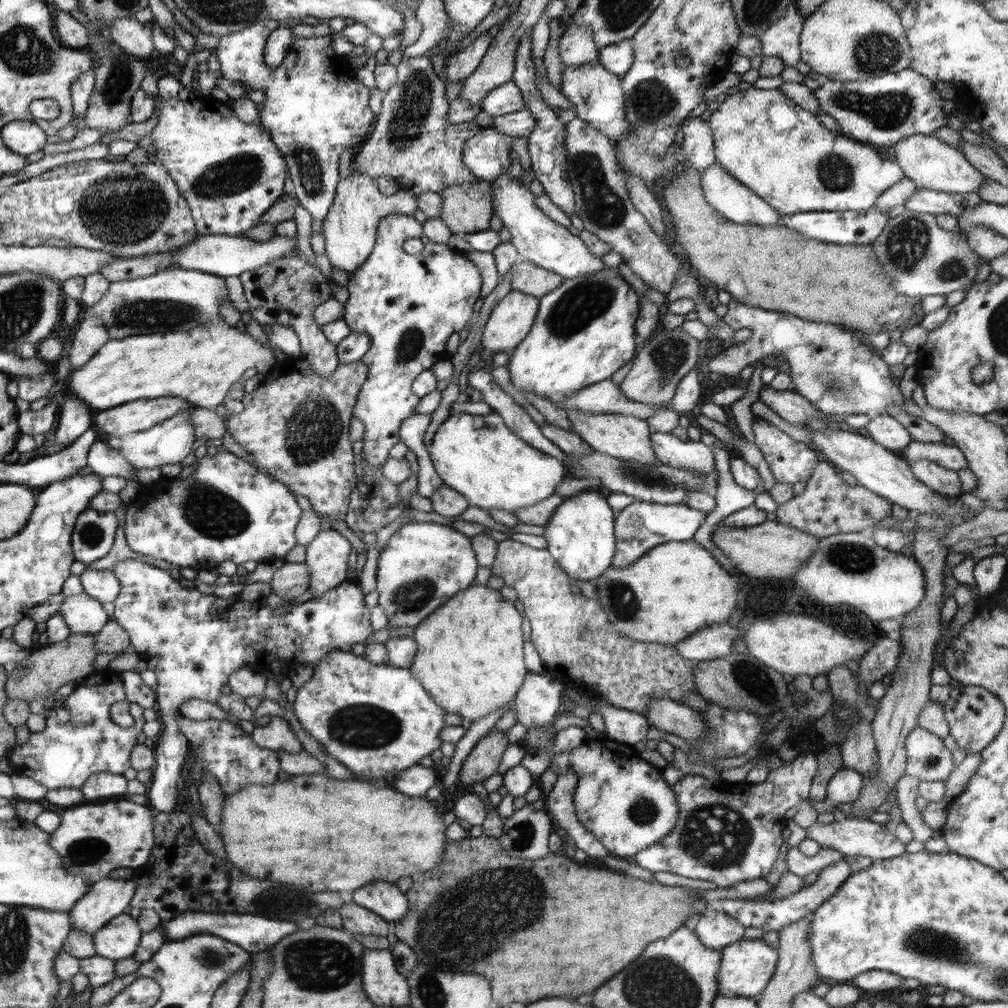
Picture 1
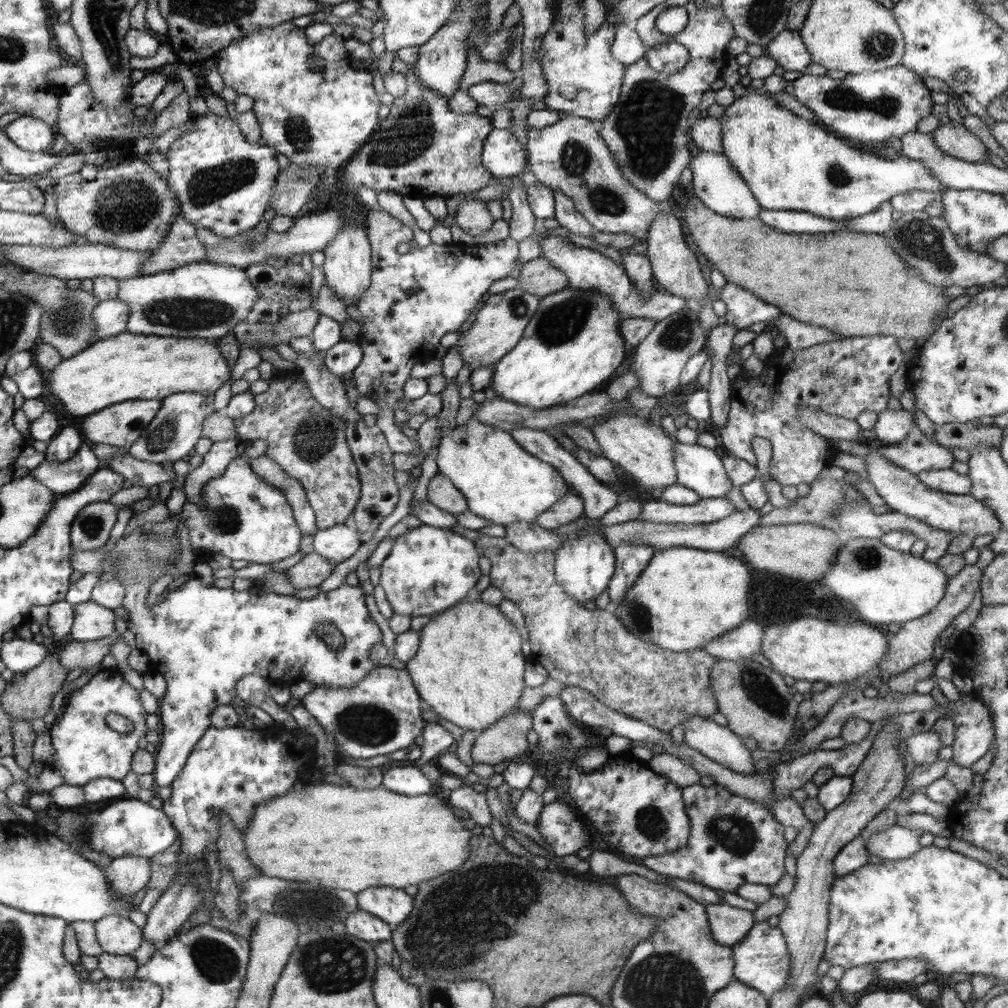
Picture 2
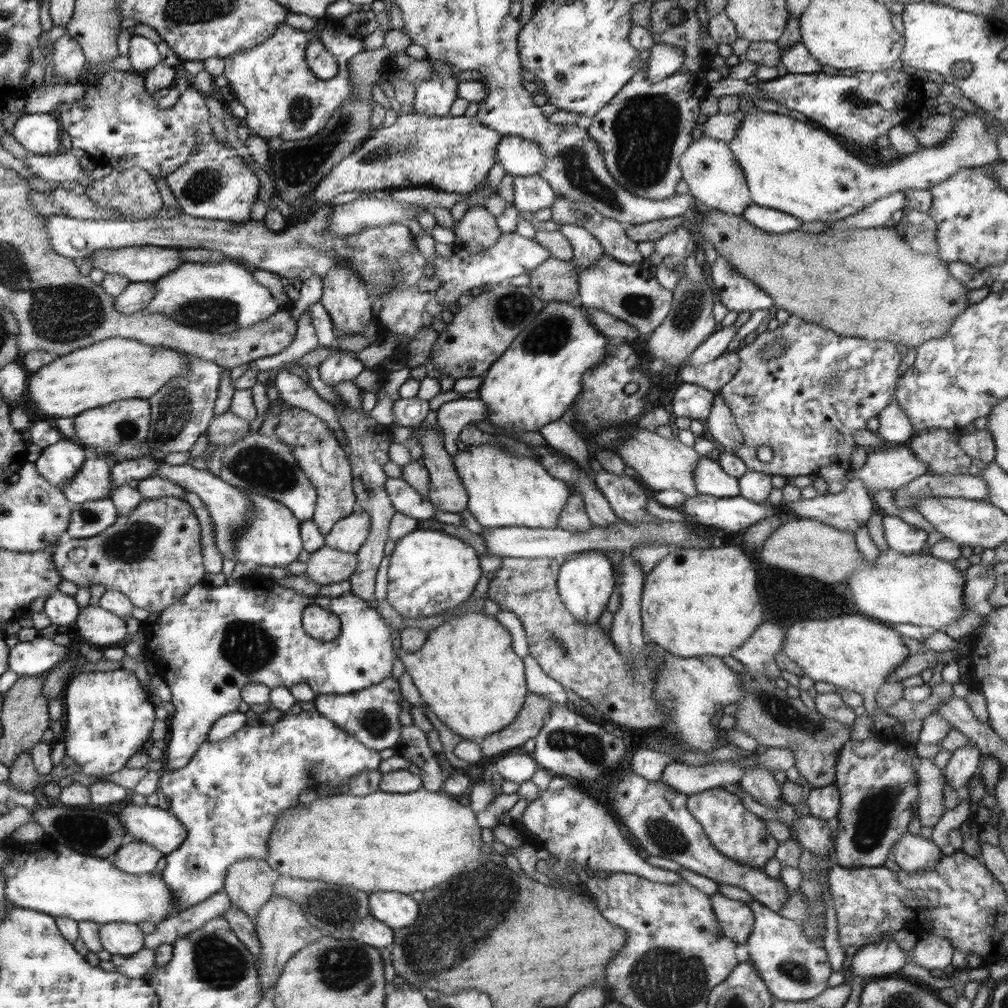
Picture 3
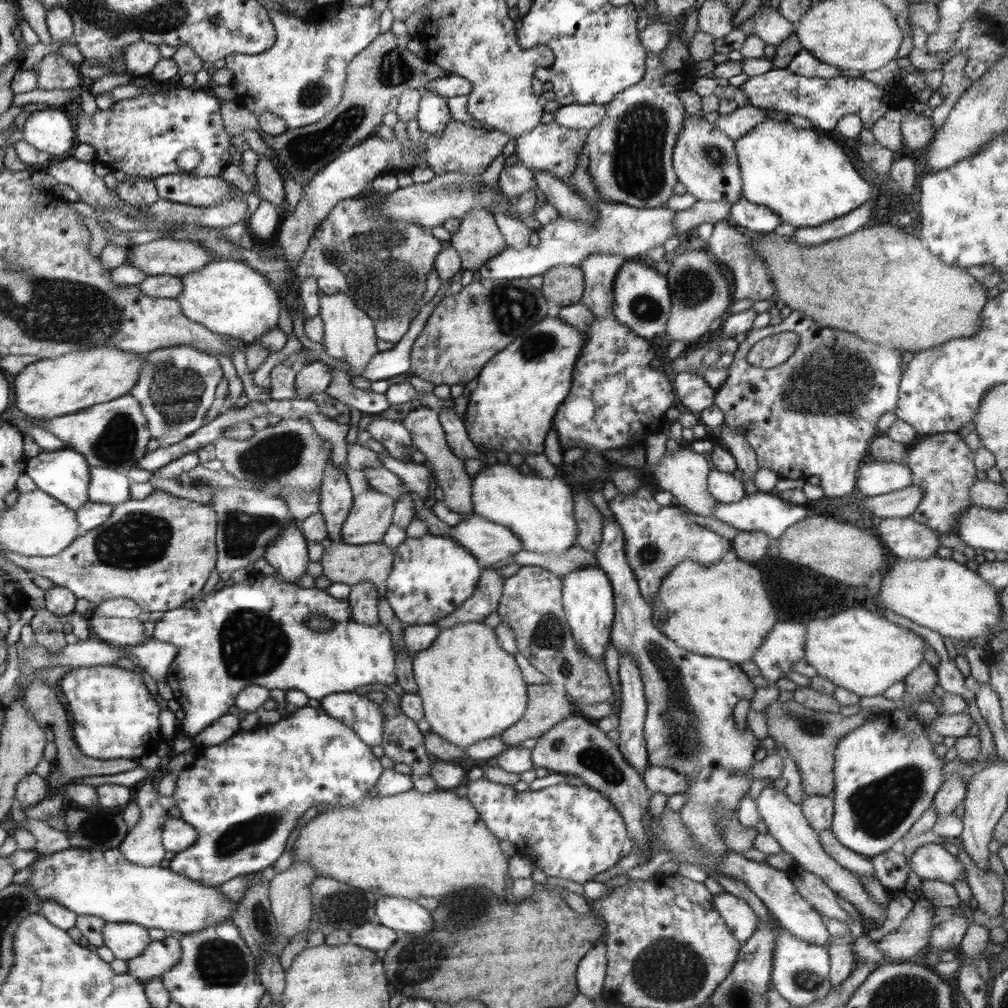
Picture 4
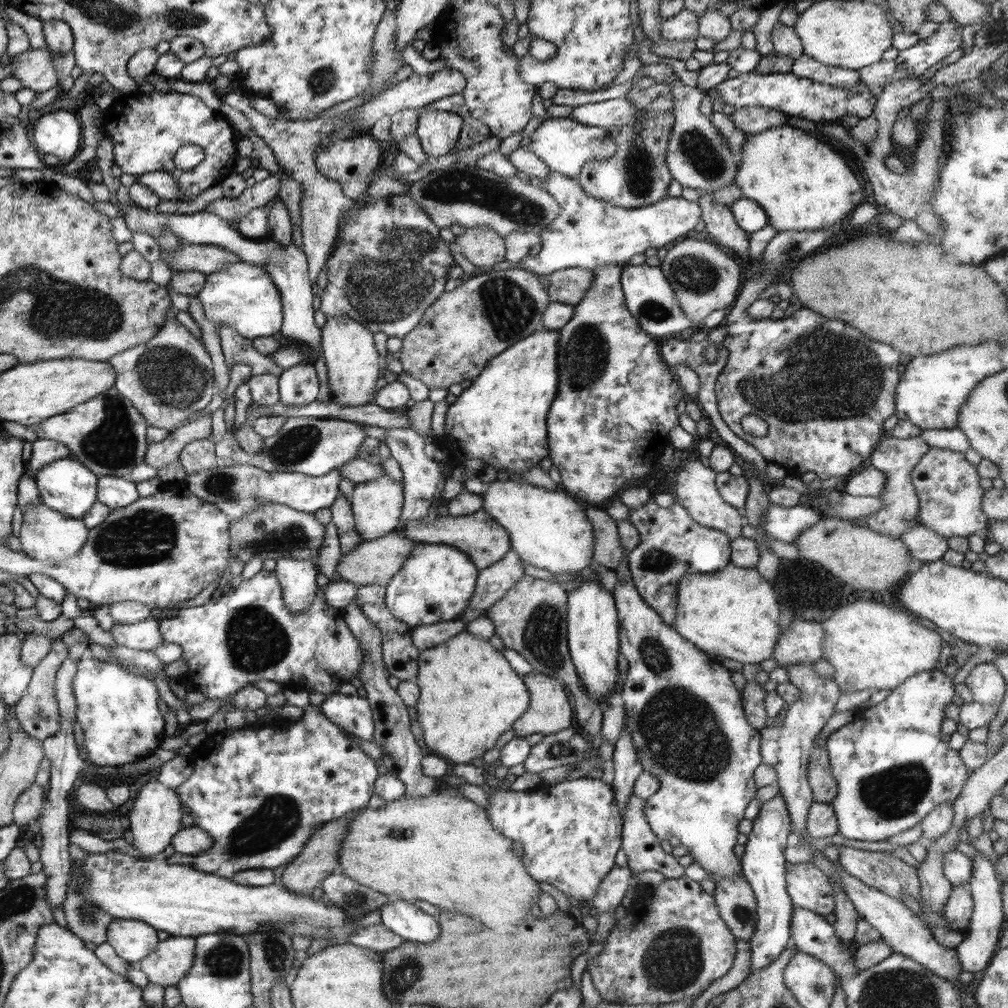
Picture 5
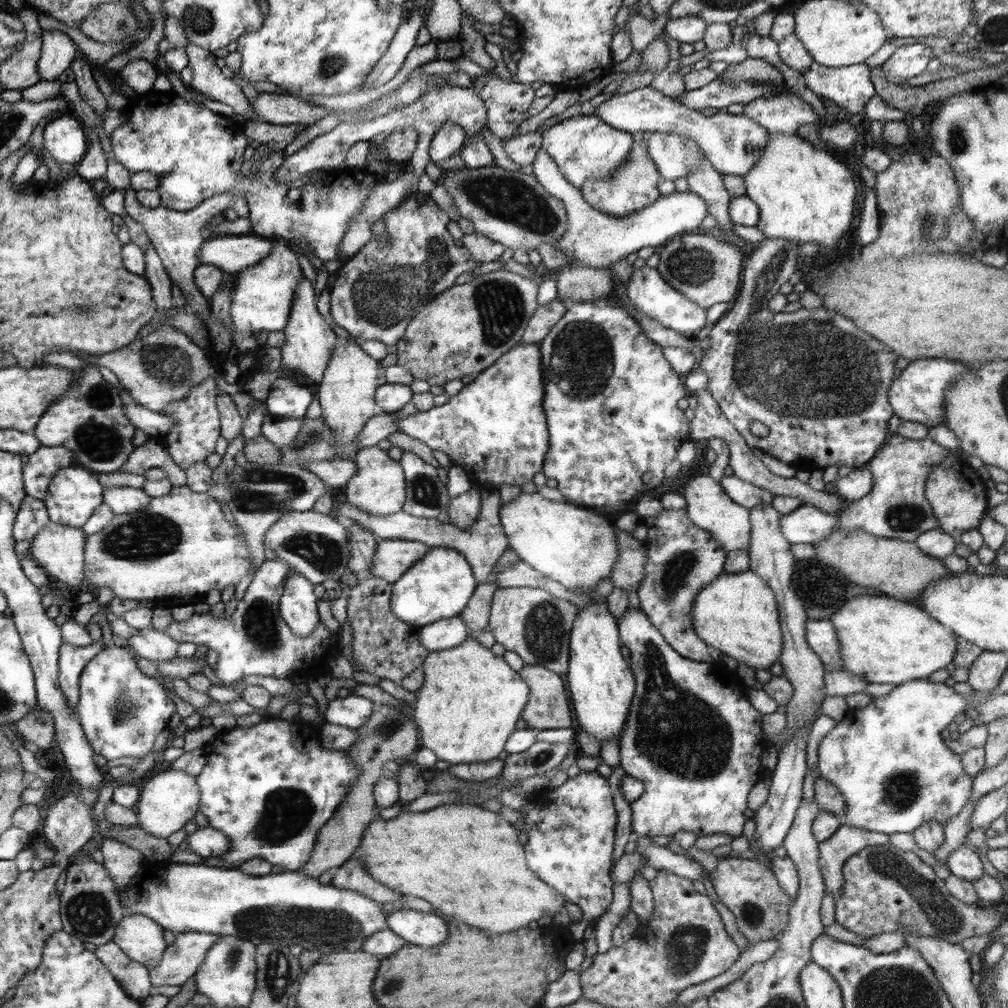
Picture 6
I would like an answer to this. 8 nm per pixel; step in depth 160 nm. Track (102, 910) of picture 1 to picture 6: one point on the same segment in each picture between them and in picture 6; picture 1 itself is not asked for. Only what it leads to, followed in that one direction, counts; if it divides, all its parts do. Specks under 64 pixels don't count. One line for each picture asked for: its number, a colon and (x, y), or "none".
2: (126, 875)
3: (135, 856)
4: (143, 845)
5: (156, 817)
6: (170, 799)

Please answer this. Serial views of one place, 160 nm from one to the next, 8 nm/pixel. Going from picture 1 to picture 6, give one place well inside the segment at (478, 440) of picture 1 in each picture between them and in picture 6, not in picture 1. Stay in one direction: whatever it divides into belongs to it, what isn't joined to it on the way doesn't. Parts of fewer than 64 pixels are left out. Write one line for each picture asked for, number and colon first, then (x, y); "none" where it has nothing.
2: (502, 483)
3: (505, 489)
4: (538, 511)
5: (548, 529)
6: (577, 547)

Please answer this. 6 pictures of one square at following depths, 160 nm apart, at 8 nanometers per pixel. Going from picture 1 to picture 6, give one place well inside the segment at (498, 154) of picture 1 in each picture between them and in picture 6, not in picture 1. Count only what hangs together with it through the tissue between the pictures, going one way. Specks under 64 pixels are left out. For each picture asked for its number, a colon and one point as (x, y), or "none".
2: (502, 154)
3: (519, 157)
4: (552, 147)
5: (565, 145)
6: (584, 146)

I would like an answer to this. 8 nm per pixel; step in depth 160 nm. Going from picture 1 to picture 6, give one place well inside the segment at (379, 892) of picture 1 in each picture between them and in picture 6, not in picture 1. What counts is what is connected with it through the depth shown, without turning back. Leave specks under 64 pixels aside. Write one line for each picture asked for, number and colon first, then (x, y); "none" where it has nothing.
2: (393, 905)
3: (397, 910)
4: (403, 915)
5: (403, 917)
6: (425, 929)

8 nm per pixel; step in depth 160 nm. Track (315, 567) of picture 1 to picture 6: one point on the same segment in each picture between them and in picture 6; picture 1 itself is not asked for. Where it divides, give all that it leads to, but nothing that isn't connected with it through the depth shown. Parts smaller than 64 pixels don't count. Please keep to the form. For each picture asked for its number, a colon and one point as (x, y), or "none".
2: (341, 541)
3: (349, 534)
4: (372, 513)
5: (377, 504)
6: (378, 486)

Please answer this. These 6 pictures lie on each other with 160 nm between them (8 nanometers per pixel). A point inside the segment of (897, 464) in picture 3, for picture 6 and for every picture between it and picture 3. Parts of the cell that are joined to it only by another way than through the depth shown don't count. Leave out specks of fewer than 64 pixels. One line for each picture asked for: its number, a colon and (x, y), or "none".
4: (874, 478)
5: (868, 481)
6: (857, 483)

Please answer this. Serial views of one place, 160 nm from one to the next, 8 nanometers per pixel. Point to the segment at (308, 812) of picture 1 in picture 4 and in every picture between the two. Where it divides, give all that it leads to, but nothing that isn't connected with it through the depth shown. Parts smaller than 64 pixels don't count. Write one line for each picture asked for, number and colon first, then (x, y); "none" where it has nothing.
2: (344, 837)
3: (403, 843)
4: (413, 844)

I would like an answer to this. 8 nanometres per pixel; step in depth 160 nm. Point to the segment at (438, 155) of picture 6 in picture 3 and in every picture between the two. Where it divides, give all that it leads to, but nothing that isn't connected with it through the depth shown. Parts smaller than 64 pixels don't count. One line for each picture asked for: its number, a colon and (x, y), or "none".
3: (434, 97)
4: (433, 116)
5: (438, 132)

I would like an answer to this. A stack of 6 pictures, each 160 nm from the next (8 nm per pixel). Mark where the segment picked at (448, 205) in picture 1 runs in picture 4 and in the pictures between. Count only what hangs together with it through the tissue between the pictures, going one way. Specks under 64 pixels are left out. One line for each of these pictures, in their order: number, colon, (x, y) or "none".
2: (472, 216)
3: (477, 231)
4: (478, 240)

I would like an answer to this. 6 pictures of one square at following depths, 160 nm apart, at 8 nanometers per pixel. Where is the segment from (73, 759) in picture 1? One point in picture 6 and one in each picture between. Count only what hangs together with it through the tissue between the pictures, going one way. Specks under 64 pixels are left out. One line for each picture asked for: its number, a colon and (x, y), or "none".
2: (87, 748)
3: (108, 718)
4: (112, 715)
5: (118, 712)
6: (121, 711)

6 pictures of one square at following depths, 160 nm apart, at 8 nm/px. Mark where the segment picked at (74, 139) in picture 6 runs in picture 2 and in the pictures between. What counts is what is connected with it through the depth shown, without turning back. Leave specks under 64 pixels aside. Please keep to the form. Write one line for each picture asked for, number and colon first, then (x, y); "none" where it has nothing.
2: (32, 134)
3: (39, 133)
4: (51, 130)
5: (59, 133)

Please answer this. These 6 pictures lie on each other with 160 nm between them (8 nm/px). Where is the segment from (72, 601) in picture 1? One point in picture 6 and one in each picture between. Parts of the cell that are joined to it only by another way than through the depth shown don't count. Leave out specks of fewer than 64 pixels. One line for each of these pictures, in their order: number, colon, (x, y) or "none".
2: (91, 622)
3: (99, 627)
4: (121, 632)
5: (145, 636)
6: (156, 646)

